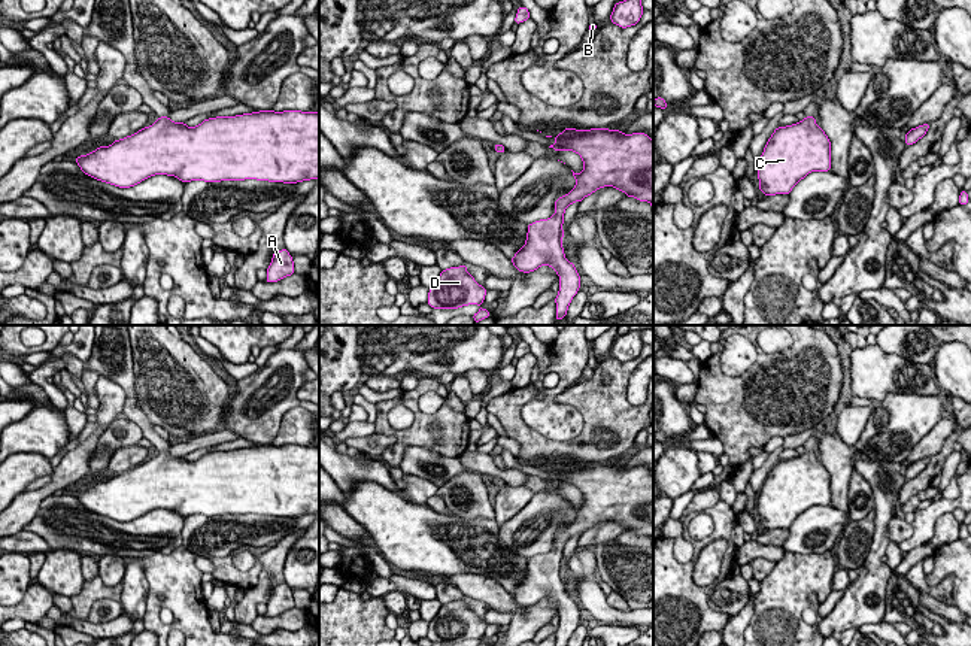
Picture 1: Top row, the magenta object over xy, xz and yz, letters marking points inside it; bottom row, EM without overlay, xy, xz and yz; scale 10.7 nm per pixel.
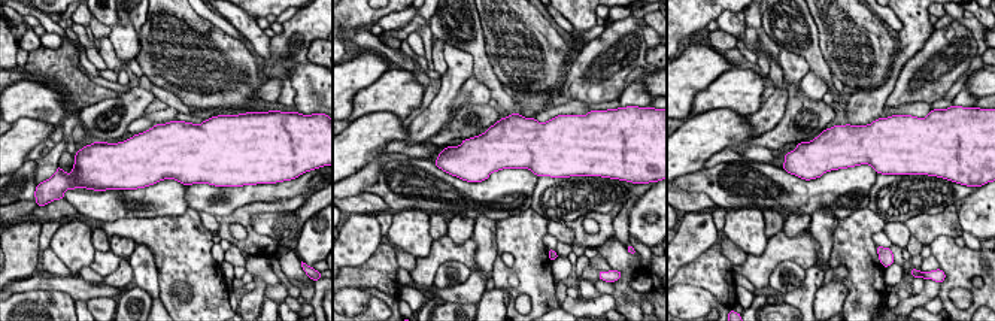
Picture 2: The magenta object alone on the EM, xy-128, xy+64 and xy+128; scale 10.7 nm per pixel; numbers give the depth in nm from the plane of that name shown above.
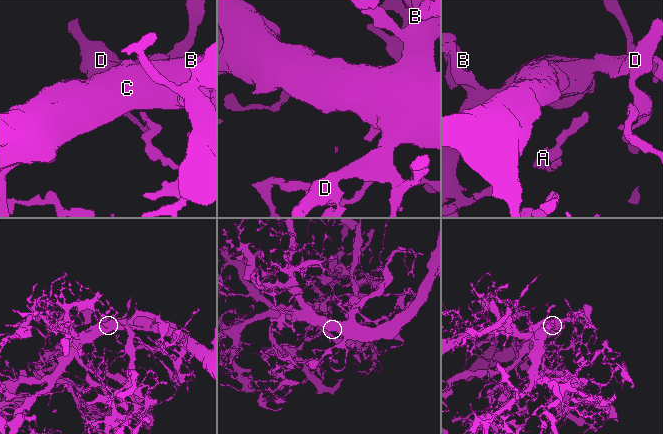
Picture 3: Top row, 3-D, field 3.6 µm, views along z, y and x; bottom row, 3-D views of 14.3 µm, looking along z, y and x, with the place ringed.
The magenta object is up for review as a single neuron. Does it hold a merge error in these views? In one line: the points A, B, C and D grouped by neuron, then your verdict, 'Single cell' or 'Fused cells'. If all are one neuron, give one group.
Groups: A B C D. Single cell

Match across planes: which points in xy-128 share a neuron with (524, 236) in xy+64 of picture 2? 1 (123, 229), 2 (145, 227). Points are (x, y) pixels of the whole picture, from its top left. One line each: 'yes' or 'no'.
1: yes
2: yes

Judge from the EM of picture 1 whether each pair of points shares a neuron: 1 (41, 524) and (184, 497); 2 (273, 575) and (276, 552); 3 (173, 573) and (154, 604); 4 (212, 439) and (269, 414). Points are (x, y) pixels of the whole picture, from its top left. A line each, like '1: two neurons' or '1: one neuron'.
1: two neurons
2: one neuron
3: one neuron
4: two neurons

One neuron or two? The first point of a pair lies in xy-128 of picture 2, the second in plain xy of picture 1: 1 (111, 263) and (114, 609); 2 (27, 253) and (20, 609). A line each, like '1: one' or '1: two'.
1: two
2: two

